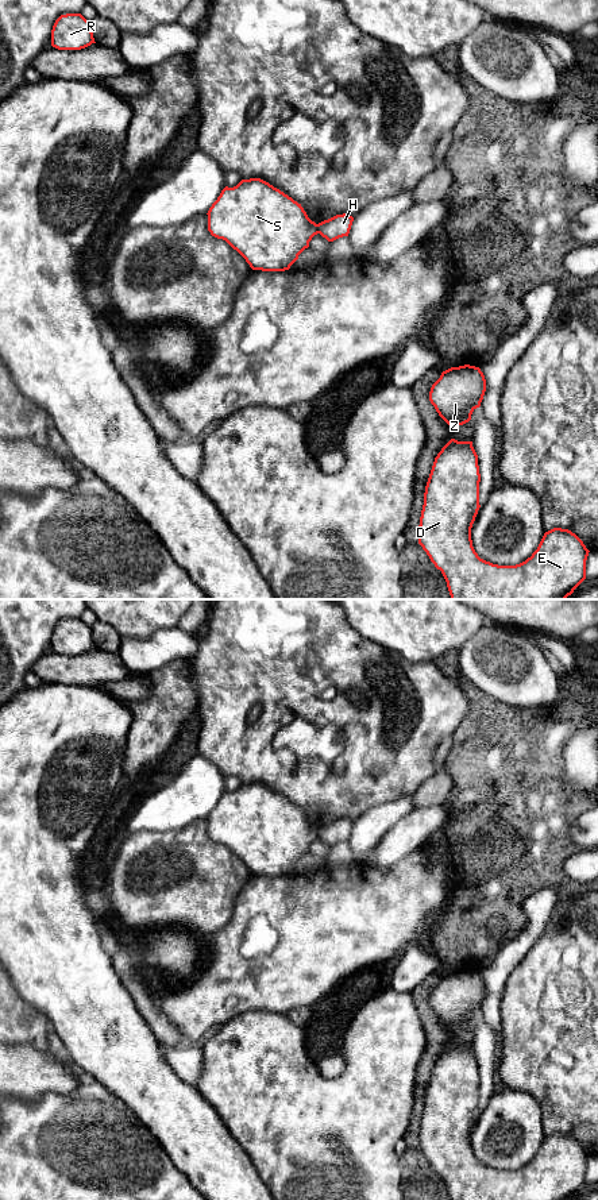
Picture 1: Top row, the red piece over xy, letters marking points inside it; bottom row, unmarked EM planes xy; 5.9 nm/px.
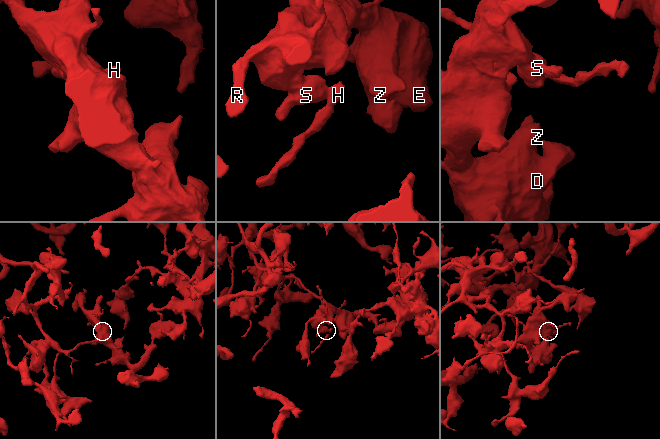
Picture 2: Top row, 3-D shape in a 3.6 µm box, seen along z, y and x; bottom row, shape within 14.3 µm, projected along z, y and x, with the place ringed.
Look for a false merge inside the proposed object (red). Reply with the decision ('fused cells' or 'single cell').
fused cells

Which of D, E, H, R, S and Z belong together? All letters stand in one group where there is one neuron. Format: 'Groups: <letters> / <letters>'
Groups: D E R S Z / H

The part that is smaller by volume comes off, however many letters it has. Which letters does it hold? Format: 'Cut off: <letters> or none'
Cut off: H

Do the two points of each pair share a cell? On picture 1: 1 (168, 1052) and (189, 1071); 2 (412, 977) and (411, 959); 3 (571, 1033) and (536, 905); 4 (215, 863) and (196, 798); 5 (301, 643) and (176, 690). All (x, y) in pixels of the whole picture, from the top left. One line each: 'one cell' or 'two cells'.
1: one cell
2: one cell
3: two cells
4: two cells
5: two cells

